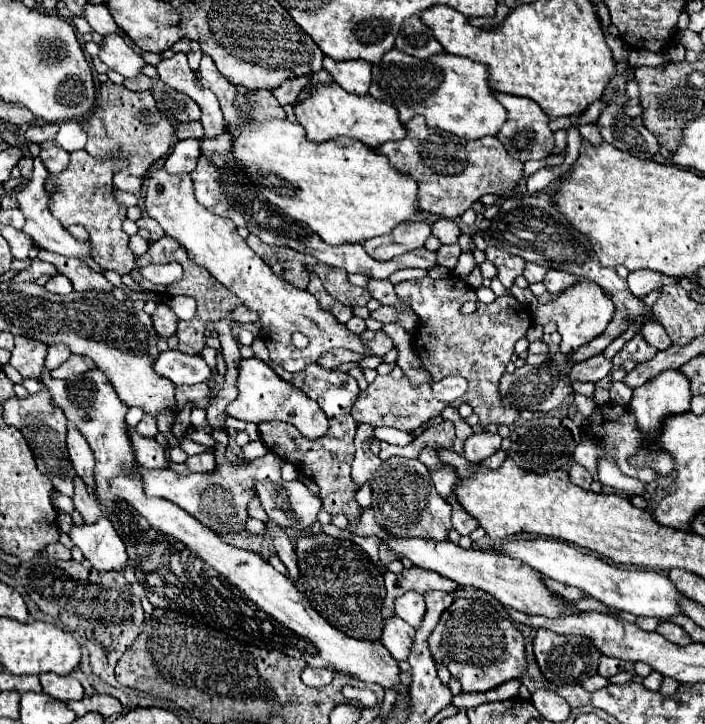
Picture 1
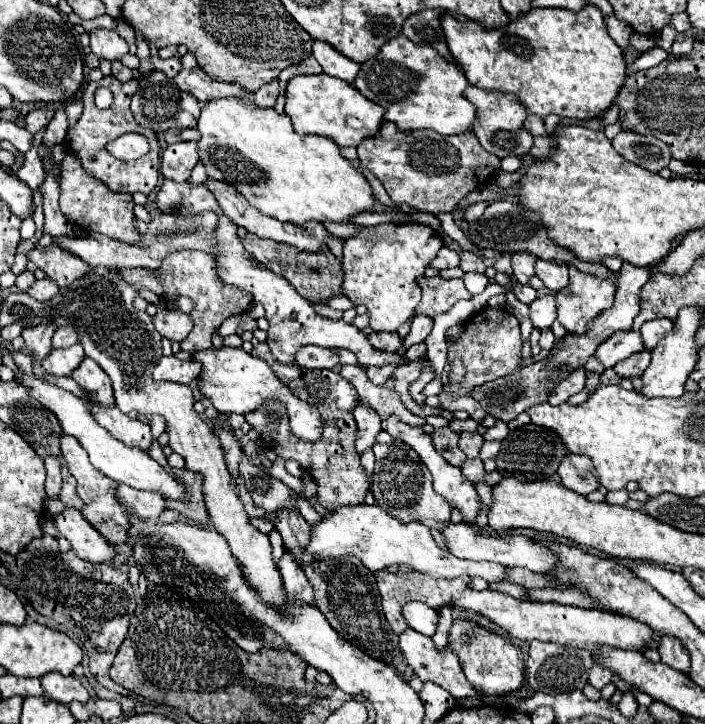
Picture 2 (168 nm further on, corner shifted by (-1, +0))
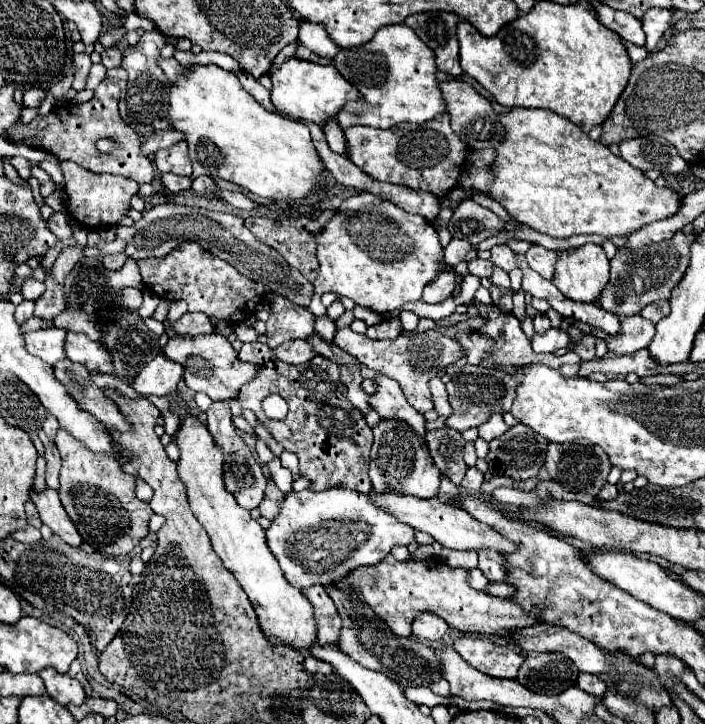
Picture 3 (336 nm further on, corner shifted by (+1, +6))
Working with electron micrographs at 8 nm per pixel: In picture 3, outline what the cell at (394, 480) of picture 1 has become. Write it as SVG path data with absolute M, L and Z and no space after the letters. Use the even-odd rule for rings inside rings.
M380 421L374 429L374 445L370 455L370 479L376 493L406 493L420 499L436 497L440 487L440 471L432 463L428 451L414 435L414 431L402 421Z

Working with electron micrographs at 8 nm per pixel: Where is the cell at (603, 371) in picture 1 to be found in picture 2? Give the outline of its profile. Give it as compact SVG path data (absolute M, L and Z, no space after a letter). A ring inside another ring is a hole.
M630 329L630 331L616 331L612 337L608 337L598 349L596 349L596 357L602 361L602 365L606 369L614 367L618 361L628 359L634 353L644 351L644 343L638 331Z

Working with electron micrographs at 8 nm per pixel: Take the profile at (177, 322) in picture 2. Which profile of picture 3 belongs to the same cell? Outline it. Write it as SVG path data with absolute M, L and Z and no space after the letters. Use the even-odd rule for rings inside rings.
M184 313L178 321L172 323L172 329L178 335L200 335L200 333L214 333L210 319L204 313Z

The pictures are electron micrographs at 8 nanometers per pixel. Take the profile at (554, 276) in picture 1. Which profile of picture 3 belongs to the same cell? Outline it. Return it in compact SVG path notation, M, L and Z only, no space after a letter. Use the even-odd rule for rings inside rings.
M532 245L526 253L526 261L528 265L538 271L544 279L552 279L556 273L556 261L558 261L558 253L556 251L548 251L540 245Z

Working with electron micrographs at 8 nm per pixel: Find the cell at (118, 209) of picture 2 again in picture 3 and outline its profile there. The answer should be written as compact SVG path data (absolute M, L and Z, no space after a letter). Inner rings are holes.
M71 160L59 161L59 166L66 179L64 191L68 195L68 213L78 225L88 229L120 225L120 221L130 211L130 197L138 193L136 181L126 177L116 177L116 175L96 175L78 167Z

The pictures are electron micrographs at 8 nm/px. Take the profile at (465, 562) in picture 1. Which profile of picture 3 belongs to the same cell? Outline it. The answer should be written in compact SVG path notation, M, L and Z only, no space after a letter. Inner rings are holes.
M328 489L322 493L288 493L280 505L280 515L266 531L270 551L276 555L286 579L302 589L314 583L340 581L362 565L378 565L392 547L414 543L414 529L398 521L392 513L374 505L368 495L350 489Z

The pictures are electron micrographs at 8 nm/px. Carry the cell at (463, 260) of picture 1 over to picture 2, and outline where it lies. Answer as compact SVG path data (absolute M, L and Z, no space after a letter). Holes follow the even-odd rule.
M466 273L466 275L464 275L464 285L466 285L466 289L468 289L472 295L478 295L478 293L482 293L482 291L486 289L488 279L486 279L486 275Z

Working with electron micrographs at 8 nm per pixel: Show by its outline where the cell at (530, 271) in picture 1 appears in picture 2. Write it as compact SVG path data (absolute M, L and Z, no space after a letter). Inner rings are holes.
M518 251L512 255L512 271L514 271L514 279L522 285L526 285L530 281L530 277L534 275L534 263L536 257L532 253L526 251Z

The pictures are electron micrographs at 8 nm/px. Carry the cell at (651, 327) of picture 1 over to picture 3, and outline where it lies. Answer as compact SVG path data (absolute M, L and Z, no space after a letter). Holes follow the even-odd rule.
M658 301L658 303L652 303L652 305L646 305L642 309L642 317L652 321L652 323L658 323L662 317L666 317L666 313L670 313L670 307L668 307L668 301Z

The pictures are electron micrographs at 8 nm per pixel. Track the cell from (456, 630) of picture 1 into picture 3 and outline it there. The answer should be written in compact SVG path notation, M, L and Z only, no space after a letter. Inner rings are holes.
M462 635L454 641L454 649L462 655L466 663L484 675L498 679L516 679L524 655L512 649L500 649L496 643L480 637Z

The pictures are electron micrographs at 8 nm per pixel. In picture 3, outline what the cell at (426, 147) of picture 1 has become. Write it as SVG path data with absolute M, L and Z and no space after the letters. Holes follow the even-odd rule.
M444 113L422 125L406 123L394 125L390 129L374 129L356 125L344 131L350 145L350 161L358 165L364 173L378 181L388 181L394 185L404 185L416 191L426 191L436 197L452 191L460 179L462 167L468 165L468 147L454 133L450 117Z

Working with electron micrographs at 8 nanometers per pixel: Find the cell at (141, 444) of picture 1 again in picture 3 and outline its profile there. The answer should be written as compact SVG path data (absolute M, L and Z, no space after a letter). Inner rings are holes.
M64 359L54 365L54 373L58 381L66 385L68 393L76 399L80 409L92 413L98 421L102 421L110 429L130 431L130 423L126 421L126 415L108 397L104 397L102 389L88 383L88 369L84 365L76 365Z

